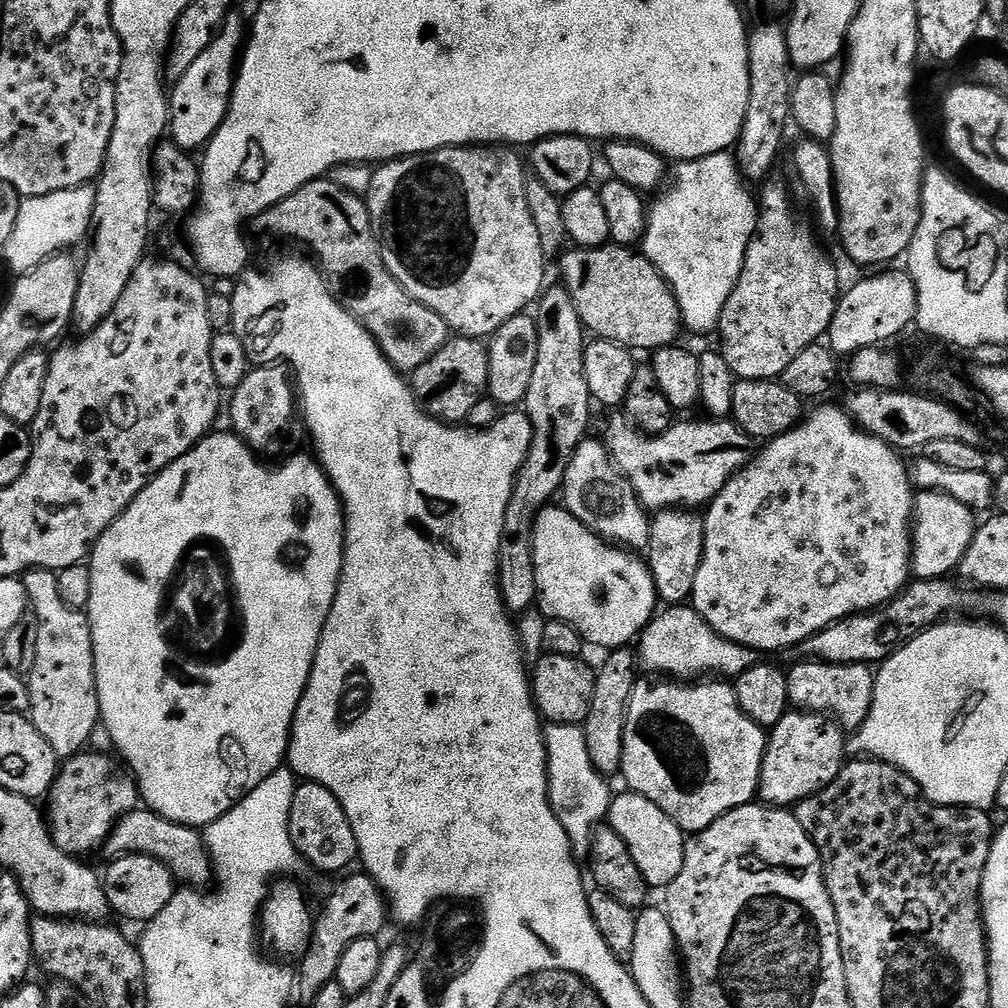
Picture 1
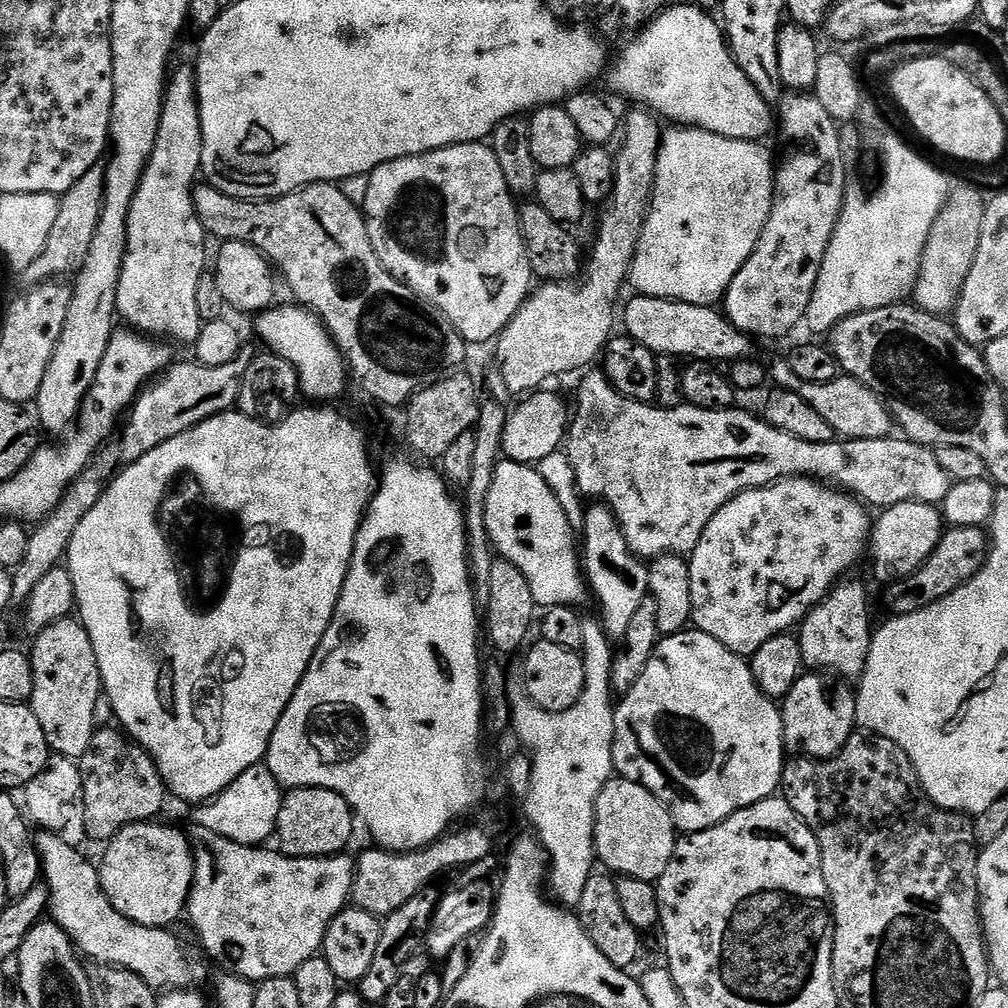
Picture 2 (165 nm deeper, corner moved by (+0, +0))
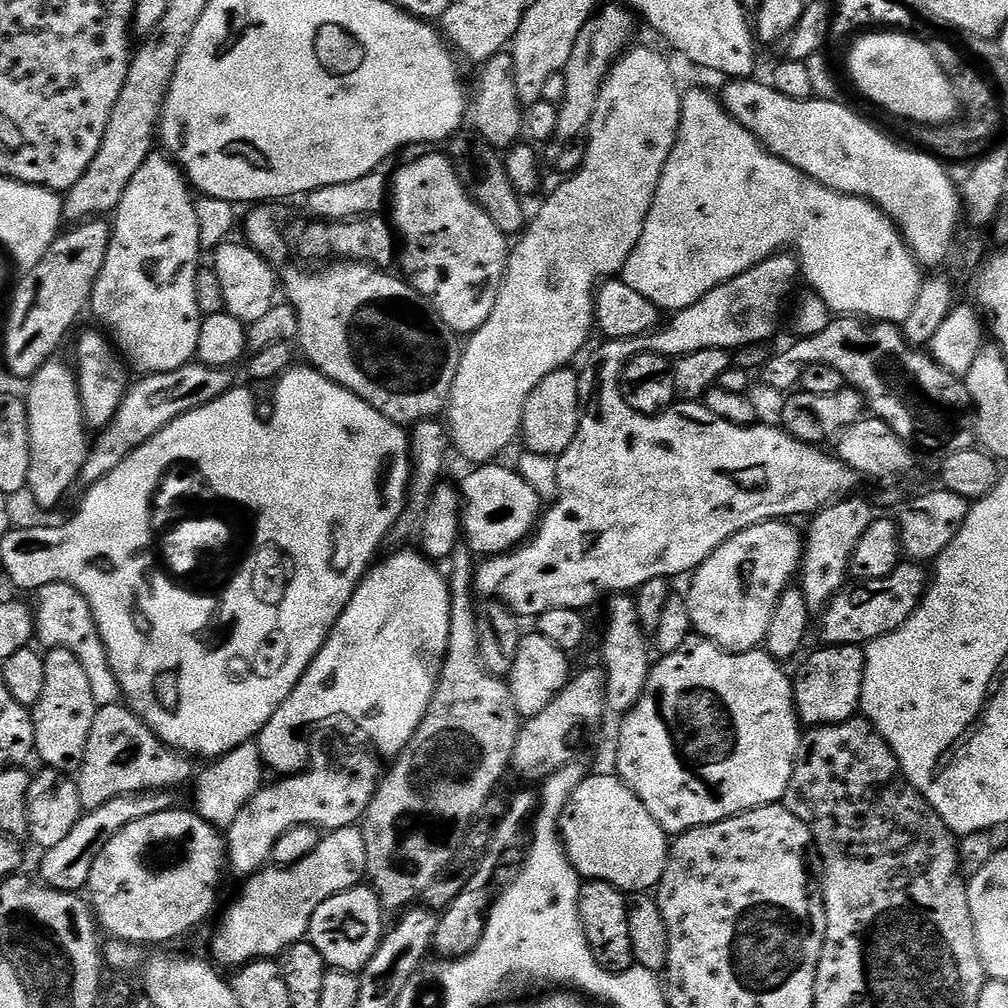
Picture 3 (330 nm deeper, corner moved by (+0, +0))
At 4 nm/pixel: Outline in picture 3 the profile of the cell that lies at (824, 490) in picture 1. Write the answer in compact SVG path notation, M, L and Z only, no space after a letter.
M767 520L734 534L691 573L692 589L686 592L686 603L693 629L725 652L751 652L763 645L770 618L774 618L782 594L797 579L804 545L801 533L799 536L788 524L791 523L784 520Z

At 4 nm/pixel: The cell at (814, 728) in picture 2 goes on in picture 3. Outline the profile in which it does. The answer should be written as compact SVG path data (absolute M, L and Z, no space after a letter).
M837 644L819 650L821 652L814 653L794 676L796 714L804 726L841 724L860 712L865 649L855 644Z

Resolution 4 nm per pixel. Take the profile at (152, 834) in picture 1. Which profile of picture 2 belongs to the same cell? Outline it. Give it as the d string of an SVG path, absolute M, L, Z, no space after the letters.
M199 826L193 827L193 829L190 832L190 839L194 854L194 878L192 879L192 892L188 896L186 916L187 919L192 919L192 928L196 931L196 936L200 939L205 954L218 967L224 968L220 970L249 982L259 982L279 976L291 976L293 972L298 970L298 966L302 966L302 962L306 962L323 949L324 935L330 922L337 914L344 911L352 894L352 880L356 877L356 866L351 855L349 857L348 854L341 854L339 856L323 856L322 858L294 858L293 856L285 856L279 850L271 852L268 846L239 844L230 838L214 834L214 830L206 830Z

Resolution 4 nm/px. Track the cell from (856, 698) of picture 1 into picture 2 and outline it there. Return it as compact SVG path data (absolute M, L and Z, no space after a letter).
M844 578L828 593L828 597L815 604L798 625L798 639L804 668L835 674L841 678L858 678L864 673L874 623L868 617L868 592L860 580Z

